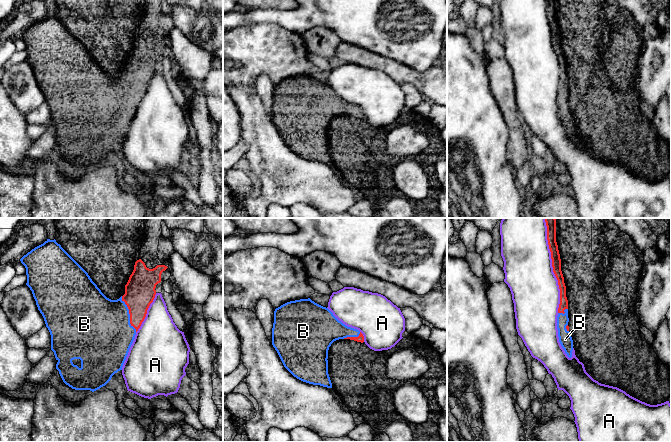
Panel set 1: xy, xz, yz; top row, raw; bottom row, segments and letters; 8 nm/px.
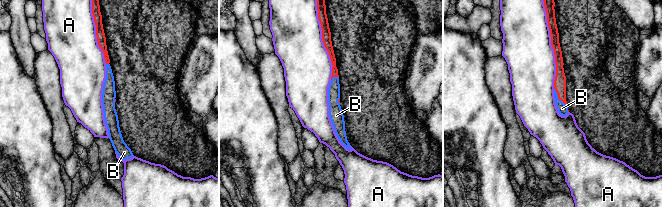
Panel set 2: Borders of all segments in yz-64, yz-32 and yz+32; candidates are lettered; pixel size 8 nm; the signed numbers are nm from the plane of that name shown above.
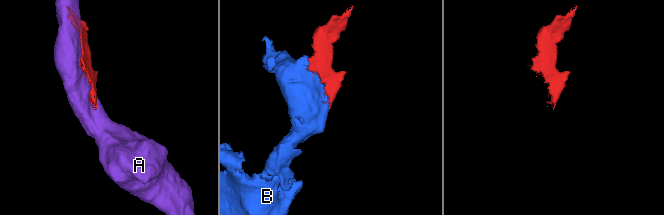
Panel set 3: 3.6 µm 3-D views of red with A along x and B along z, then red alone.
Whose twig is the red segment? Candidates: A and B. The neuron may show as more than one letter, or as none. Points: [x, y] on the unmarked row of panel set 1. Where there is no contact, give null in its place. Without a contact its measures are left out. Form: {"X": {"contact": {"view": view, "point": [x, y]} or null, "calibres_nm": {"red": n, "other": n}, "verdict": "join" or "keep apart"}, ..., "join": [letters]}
{"A": {"contact": {"view": "yz", "point": [553, 44]}, "calibres_nm": {"red": 80, "other": 380}, "verdict": "keep apart"}, "B": {"contact": {"view": "xy", "point": [129, 89]}, "calibres_nm": {"red": 240, "other": 460}, "verdict": "join"}, "join": ["B"]}

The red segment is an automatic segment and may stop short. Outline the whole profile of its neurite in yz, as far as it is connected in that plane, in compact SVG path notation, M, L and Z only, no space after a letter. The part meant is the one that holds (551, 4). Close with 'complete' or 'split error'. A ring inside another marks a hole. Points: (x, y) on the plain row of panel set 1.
M546 0L547 16L551 28L553 48L558 56L560 65L560 80L557 92L557 105L559 118L569 134L572 133L573 116L569 108L568 76L566 73L566 62L561 47L561 35L556 18L556 0Z | split error

